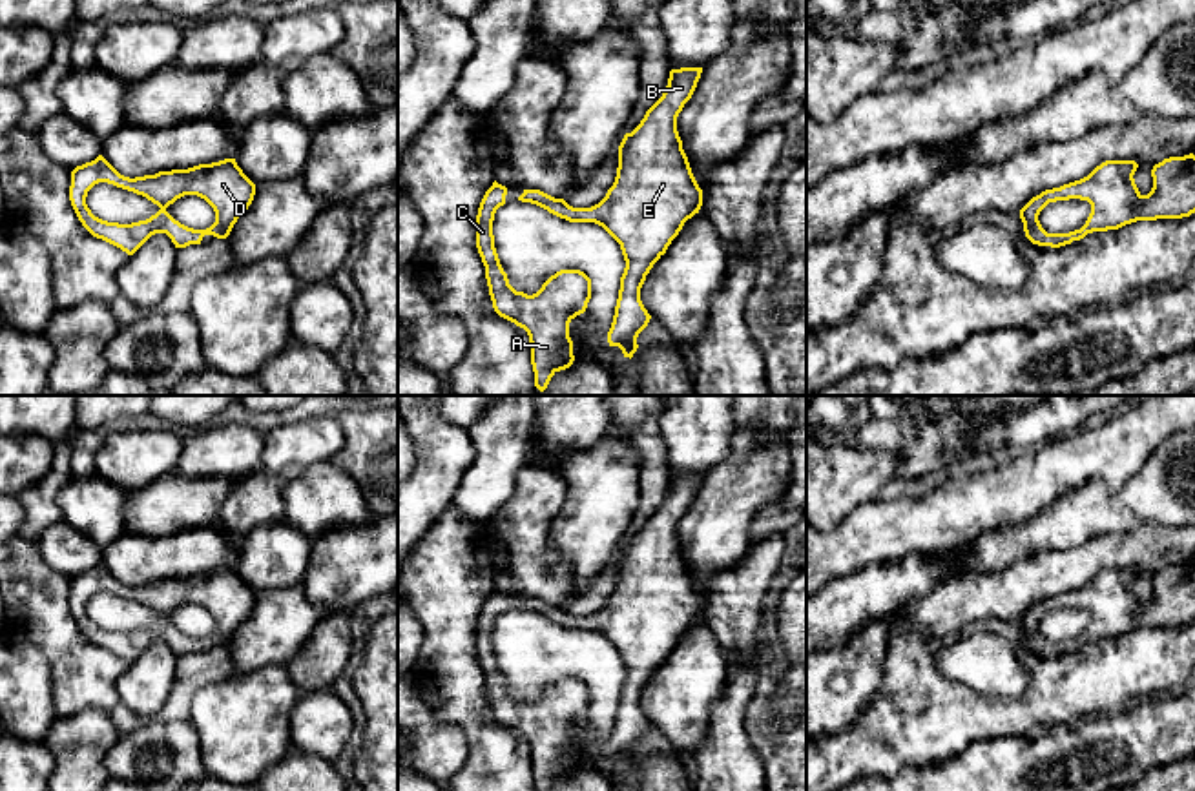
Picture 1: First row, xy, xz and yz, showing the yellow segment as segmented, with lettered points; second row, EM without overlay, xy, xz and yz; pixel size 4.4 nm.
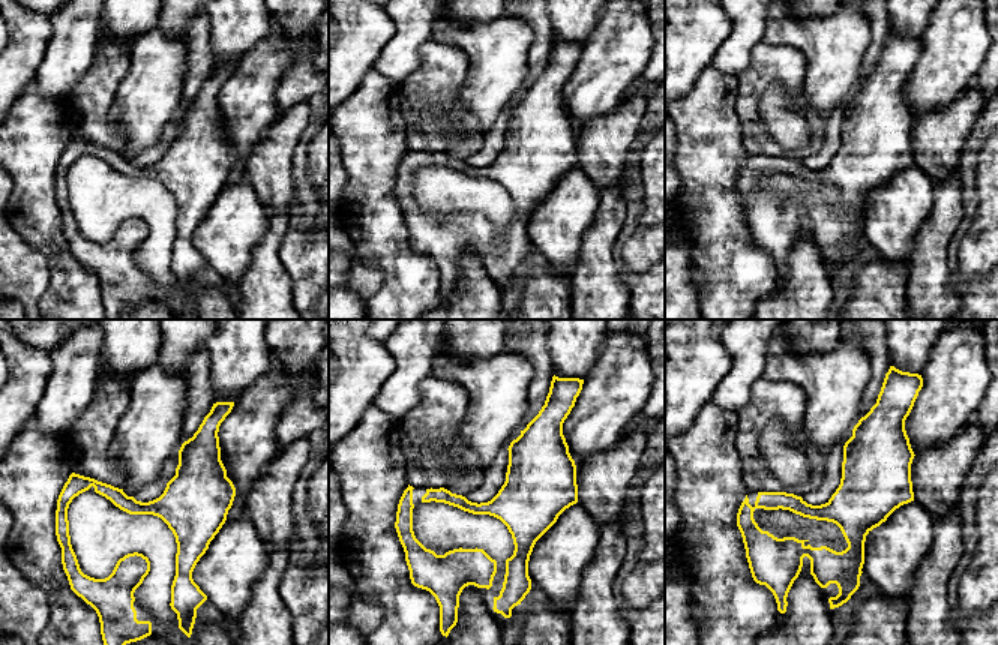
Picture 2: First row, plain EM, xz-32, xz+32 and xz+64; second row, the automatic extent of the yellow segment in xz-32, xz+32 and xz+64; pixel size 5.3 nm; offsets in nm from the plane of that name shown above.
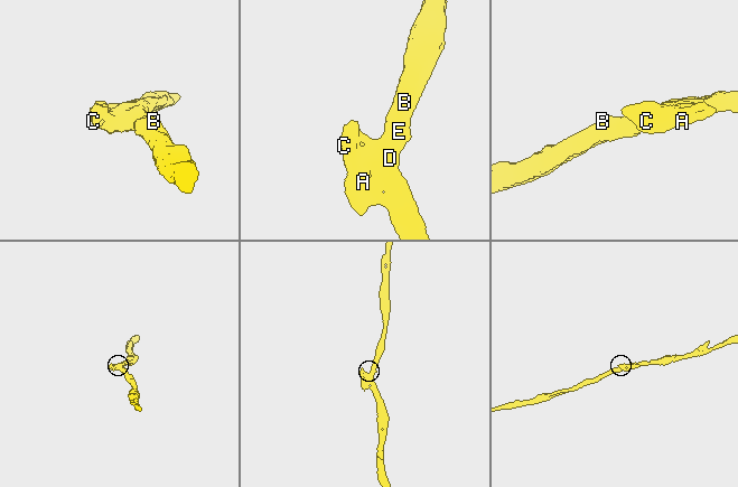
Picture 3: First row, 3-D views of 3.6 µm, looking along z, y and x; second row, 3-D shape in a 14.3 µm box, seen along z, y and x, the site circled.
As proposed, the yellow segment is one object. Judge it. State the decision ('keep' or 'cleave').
keep

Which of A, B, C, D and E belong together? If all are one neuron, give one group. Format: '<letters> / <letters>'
A B C D E

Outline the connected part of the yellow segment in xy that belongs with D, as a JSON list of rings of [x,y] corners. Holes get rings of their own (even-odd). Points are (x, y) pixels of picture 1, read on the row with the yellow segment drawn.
[[[99,155],[71,171],[69,186],[69,200],[82,226],[93,237],[120,248],[128,255],[133,255],[155,233],[166,233],[175,248],[201,244],[204,235],[226,239],[237,219],[252,204],[254,195],[255,184],[243,173],[235,159],[130,179]],[[99,182],[142,195],[161,210],[150,219],[131,224],[102,221],[86,204],[88,191]],[[184,195],[197,195],[213,208],[215,222],[210,228],[188,228],[166,211]]]

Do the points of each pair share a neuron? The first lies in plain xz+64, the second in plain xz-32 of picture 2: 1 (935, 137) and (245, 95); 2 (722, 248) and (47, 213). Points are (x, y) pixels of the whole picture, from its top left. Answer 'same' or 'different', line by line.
1: different
2: same

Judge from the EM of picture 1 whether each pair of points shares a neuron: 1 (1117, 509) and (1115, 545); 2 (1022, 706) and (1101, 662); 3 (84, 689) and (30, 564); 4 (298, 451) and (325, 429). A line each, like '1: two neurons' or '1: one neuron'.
1: two neurons
2: one neuron
3: one neuron
4: one neuron

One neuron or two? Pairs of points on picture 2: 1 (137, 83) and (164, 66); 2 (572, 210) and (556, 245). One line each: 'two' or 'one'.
1: one
2: one

